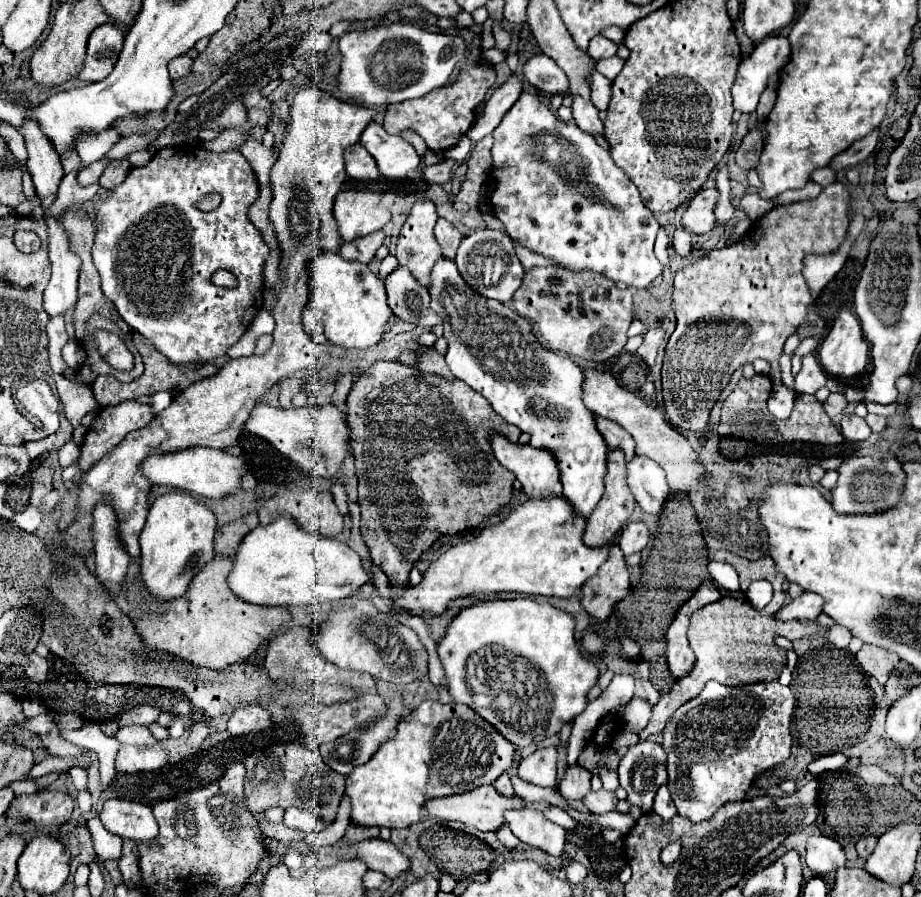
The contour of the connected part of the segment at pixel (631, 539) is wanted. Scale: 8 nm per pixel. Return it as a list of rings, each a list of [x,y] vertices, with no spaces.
[[[628,522],[624,528],[622,528],[622,534],[620,534],[620,540],[618,540],[618,546],[622,548],[624,556],[632,554],[632,552],[640,552],[646,548],[650,540],[650,532],[646,528],[644,522]]]

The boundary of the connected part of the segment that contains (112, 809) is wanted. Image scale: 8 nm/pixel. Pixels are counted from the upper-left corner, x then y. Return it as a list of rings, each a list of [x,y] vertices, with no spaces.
[[[106,800],[100,820],[112,834],[132,840],[152,840],[158,834],[158,824],[152,808],[132,800]]]

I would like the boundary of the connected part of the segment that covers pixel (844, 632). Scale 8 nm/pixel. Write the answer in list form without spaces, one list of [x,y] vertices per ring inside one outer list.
[[[832,626],[832,628],[826,630],[824,638],[826,638],[826,646],[832,646],[832,648],[846,648],[848,642],[852,640],[852,634],[850,634],[848,628],[844,628],[844,626]]]

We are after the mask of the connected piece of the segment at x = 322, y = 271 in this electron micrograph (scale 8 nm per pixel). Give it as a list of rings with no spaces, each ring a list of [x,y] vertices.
[[[322,252],[312,268],[312,280],[310,280],[310,308],[318,308],[324,314],[324,326],[326,326],[326,338],[328,342],[344,348],[368,348],[380,342],[382,328],[390,318],[390,308],[386,302],[386,290],[384,282],[364,264],[352,264],[344,260],[340,254]]]

